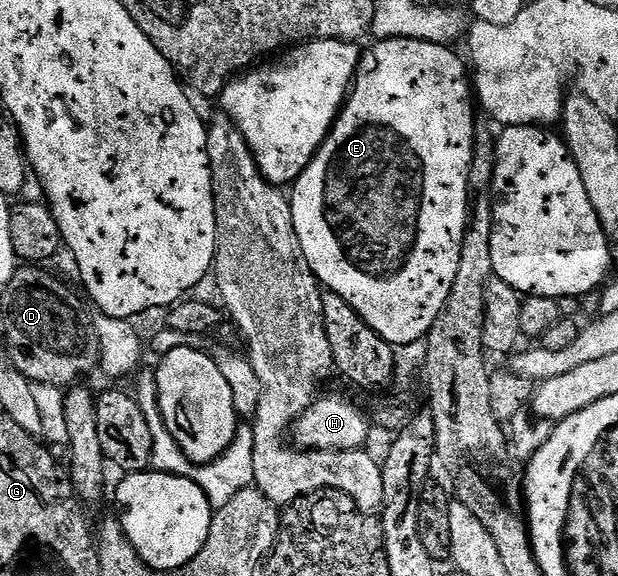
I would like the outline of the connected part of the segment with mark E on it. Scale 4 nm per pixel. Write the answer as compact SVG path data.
M381 39L375 45L377 47L369 55L367 52L362 59L365 68L372 68L369 71L361 70L357 74L340 114L336 116L330 133L324 138L324 144L318 149L310 165L306 165L306 169L296 178L295 183L291 184L290 202L294 229L298 233L302 253L306 253L306 261L316 274L316 282L321 288L338 293L338 297L349 303L362 317L362 321L370 325L370 329L378 332L387 343L400 348L407 343L416 343L419 339L421 342L427 336L438 313L442 313L442 305L446 305L446 297L450 297L450 285L454 285L454 276L458 273L458 257L462 253L462 233L466 229L470 214L468 178L478 120L469 68L461 56L460 60L452 52L451 46L417 39Z

